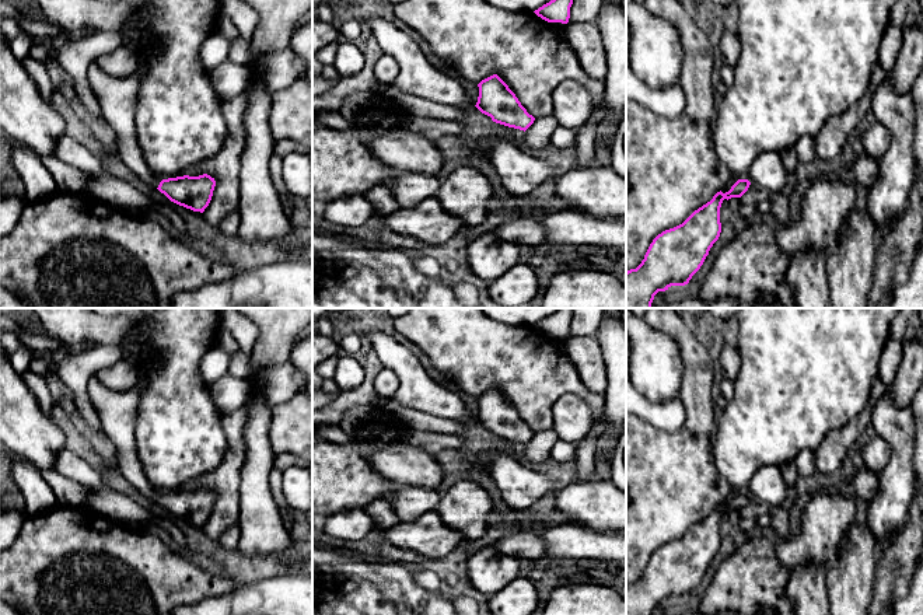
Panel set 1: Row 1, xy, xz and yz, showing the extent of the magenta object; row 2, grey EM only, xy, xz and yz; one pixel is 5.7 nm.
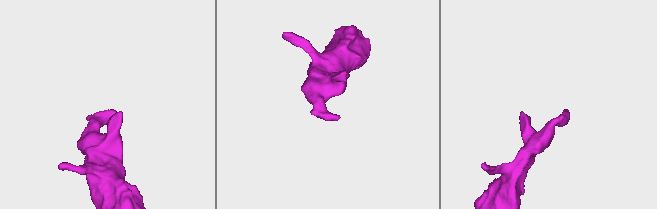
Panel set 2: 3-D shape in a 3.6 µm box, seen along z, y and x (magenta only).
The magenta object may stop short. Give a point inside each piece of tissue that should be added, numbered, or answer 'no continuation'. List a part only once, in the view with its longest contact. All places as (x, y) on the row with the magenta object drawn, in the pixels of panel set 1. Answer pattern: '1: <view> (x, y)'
1: xy (118, 95)

